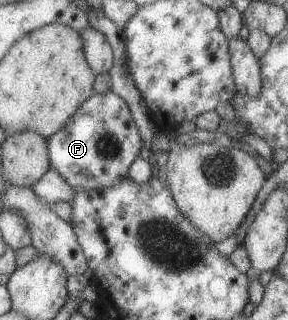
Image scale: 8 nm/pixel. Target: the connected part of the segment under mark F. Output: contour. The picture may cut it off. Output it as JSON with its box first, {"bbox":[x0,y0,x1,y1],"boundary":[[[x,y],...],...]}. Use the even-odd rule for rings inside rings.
{"bbox":[48,90,143,192],"boundary":[[[113,90],[94,93],[73,114],[69,123],[48,139],[51,168],[76,192],[104,190],[128,176],[129,166],[143,145],[128,103]]]}

